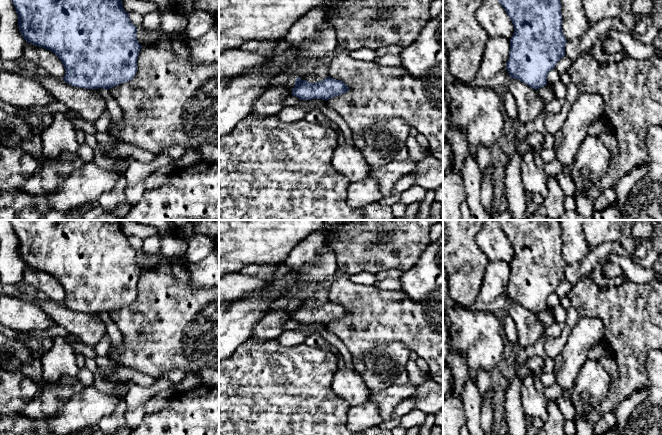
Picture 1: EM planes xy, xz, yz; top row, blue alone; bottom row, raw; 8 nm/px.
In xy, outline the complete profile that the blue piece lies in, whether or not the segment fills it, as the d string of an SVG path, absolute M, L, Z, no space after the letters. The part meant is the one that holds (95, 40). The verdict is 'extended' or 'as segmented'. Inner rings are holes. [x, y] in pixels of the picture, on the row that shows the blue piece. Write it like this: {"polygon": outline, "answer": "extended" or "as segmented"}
{"polygon": "M12 0L27 43L53 52L65 68L63 80L79 88L110 89L134 78L142 46L122 0Z", "answer": "as segmented"}

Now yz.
{"polygon": "M498 0L514 26L506 70L511 78L537 90L547 85L547 75L565 56L567 40L562 30L560 0Z", "answer": "as segmented"}

